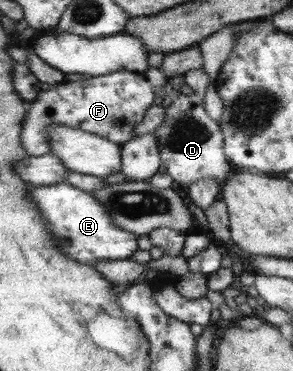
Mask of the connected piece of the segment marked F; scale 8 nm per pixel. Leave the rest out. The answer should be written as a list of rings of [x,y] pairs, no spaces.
[[[127,70],[90,76],[85,80],[63,81],[51,85],[42,83],[42,91],[37,100],[29,103],[29,112],[21,132],[22,145],[30,156],[49,154],[49,132],[52,124],[75,127],[123,145],[133,139],[133,128],[143,122],[147,108],[155,103],[155,92],[145,75]]]

